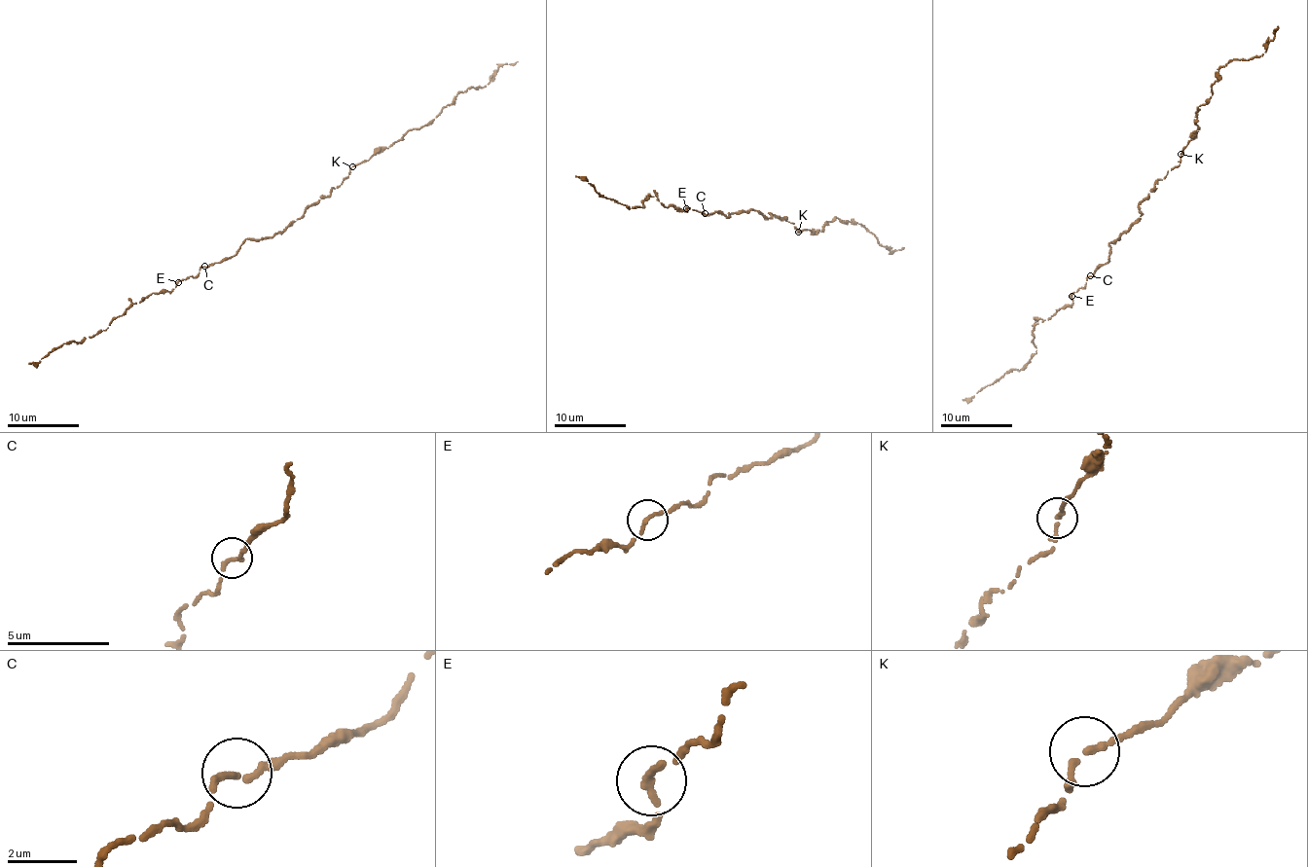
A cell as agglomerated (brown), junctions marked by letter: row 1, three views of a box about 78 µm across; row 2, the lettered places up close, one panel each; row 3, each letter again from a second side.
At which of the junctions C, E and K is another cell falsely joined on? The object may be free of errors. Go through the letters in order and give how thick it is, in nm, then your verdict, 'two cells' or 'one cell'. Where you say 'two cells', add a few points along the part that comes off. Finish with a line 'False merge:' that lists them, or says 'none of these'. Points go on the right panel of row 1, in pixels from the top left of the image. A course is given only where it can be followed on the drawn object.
C: 200 nm thick; one cell
E: 200 nm thick; one cell
K: 200 nm thick; one cell
False merge: none of these

